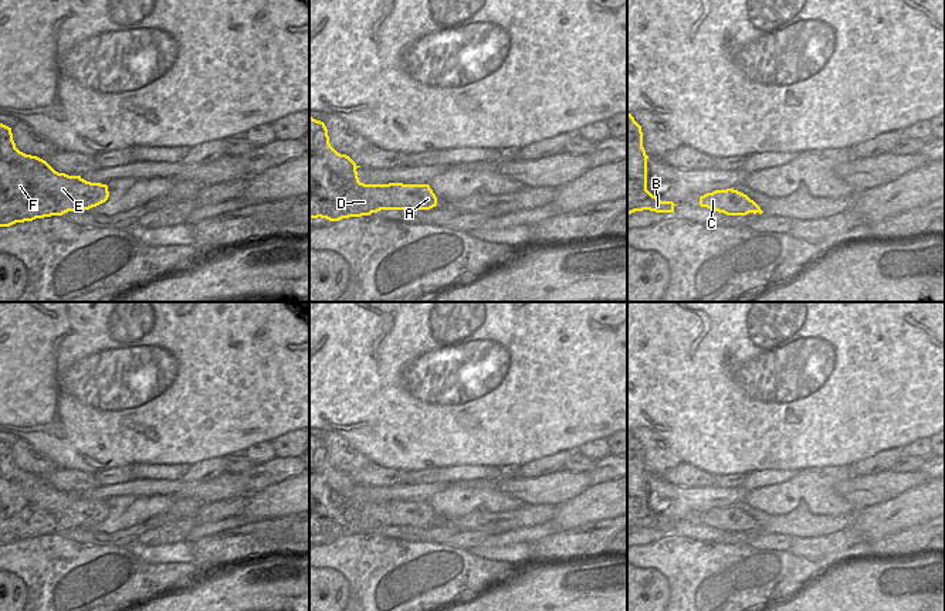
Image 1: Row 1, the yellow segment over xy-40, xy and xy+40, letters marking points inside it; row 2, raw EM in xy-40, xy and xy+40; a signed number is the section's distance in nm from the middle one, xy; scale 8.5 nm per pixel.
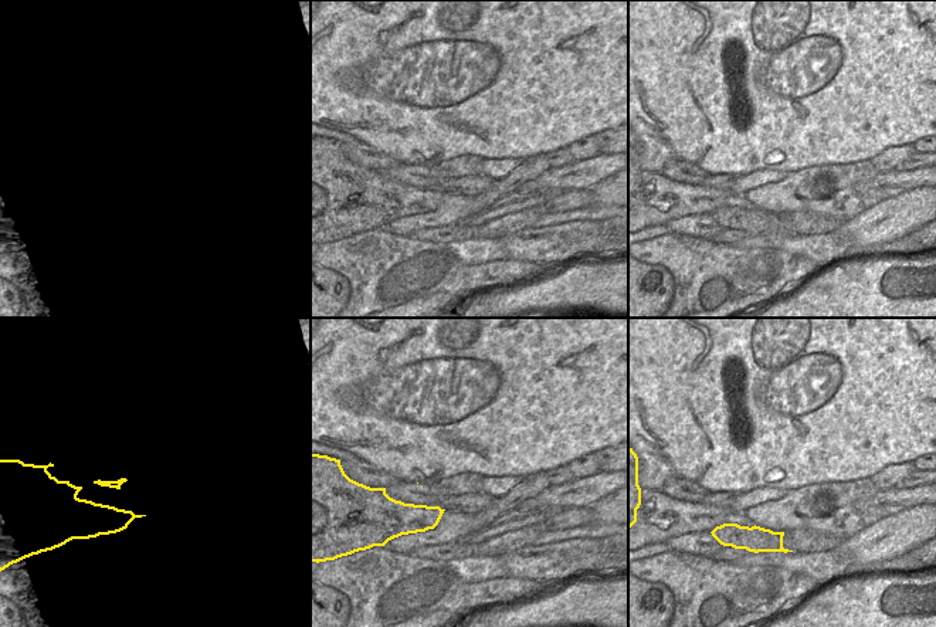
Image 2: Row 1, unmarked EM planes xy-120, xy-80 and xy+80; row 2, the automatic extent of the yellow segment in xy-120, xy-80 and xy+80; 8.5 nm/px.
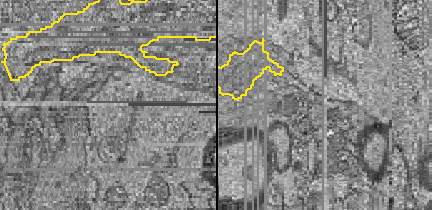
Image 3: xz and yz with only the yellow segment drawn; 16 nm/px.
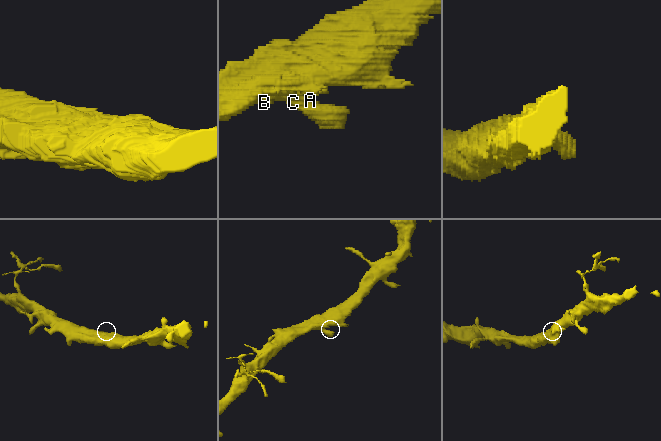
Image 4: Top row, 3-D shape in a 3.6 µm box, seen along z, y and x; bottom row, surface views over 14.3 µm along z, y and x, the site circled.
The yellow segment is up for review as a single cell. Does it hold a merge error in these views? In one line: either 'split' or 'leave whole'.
leave whole

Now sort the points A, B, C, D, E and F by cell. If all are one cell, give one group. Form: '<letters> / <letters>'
A B C D E F

